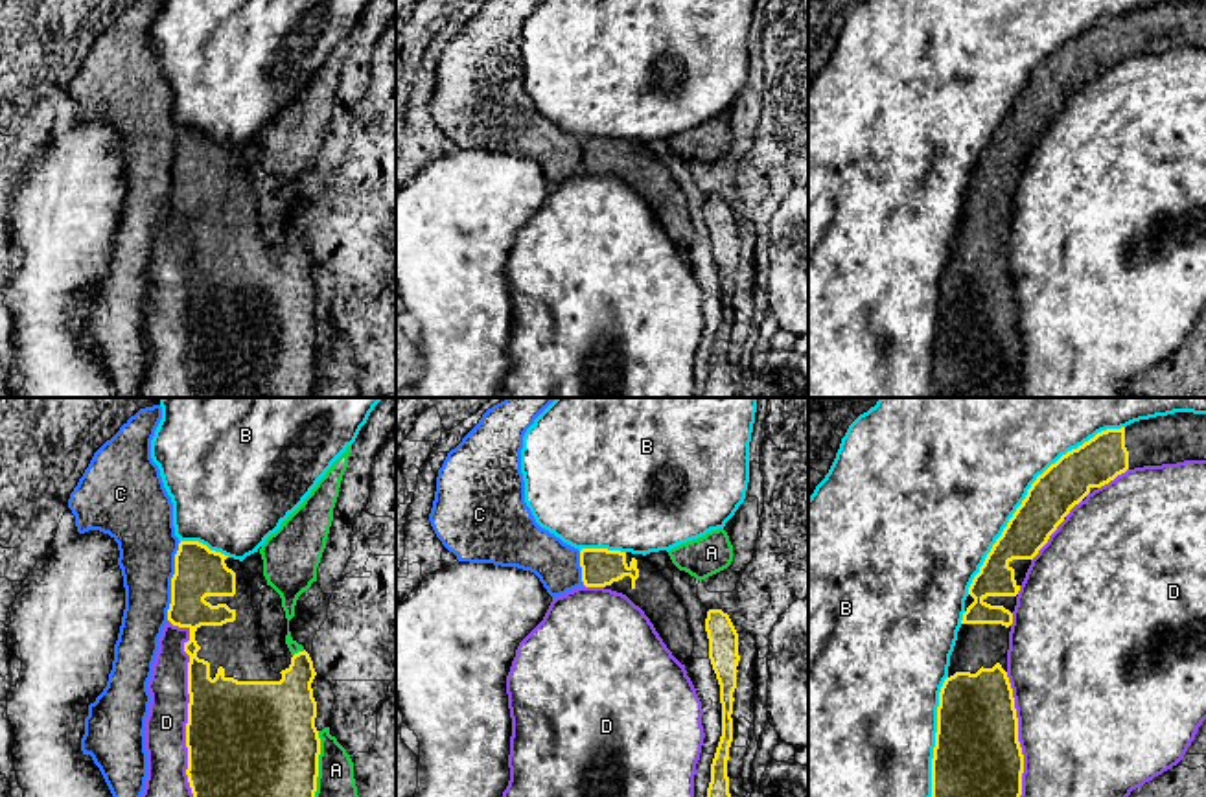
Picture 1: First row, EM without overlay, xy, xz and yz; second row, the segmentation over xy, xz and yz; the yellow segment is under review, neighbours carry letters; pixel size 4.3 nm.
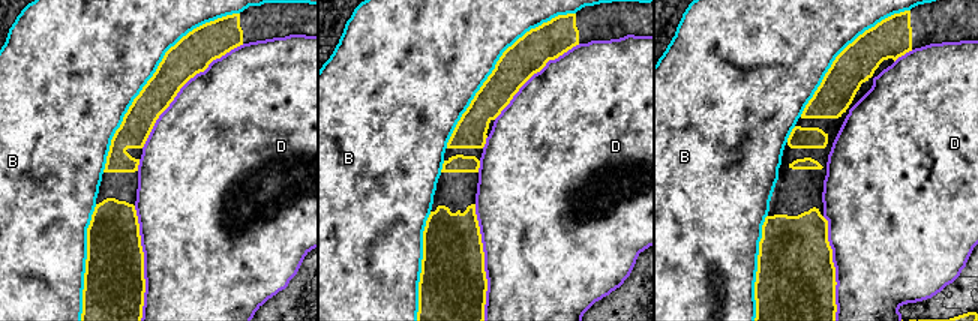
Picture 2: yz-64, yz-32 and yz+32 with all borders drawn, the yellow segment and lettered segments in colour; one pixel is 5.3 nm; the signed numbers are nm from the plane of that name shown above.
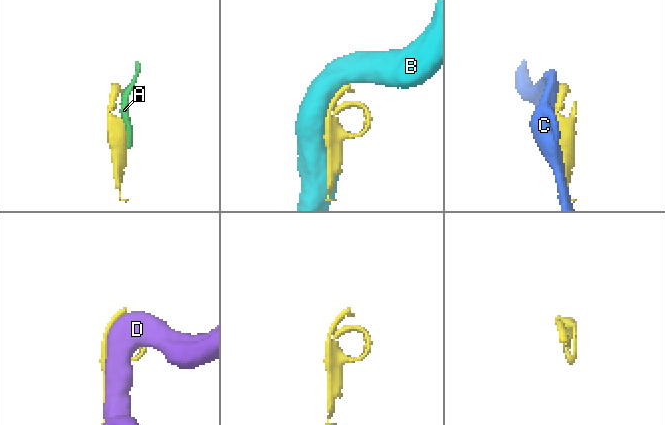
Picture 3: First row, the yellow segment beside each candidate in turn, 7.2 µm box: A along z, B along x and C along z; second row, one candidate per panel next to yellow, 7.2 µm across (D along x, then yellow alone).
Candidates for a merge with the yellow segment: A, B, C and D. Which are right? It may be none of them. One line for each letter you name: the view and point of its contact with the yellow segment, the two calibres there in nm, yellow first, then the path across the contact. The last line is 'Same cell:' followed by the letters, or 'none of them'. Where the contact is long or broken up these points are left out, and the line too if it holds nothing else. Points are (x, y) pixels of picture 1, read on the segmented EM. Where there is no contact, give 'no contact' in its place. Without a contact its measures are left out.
Same cell: none of them

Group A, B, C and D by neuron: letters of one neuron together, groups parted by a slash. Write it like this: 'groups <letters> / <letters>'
groups A / B / C / D

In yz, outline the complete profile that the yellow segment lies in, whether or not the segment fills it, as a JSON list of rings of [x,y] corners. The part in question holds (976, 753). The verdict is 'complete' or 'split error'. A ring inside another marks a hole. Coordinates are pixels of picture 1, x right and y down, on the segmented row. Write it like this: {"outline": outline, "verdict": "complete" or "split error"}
{"outline": [[[1175,412],[1107,429],[1062,455],[1027,490],[1002,536],[974,576],[948,677],[939,692],[937,733],[932,758],[932,797],[1020,797],[1024,755],[1018,718],[1007,677],[1009,631],[1016,596],[1031,560],[1066,519],[1070,510],[1094,490],[1127,469],[1206,460],[1206,414]]], "verdict": "split error"}

